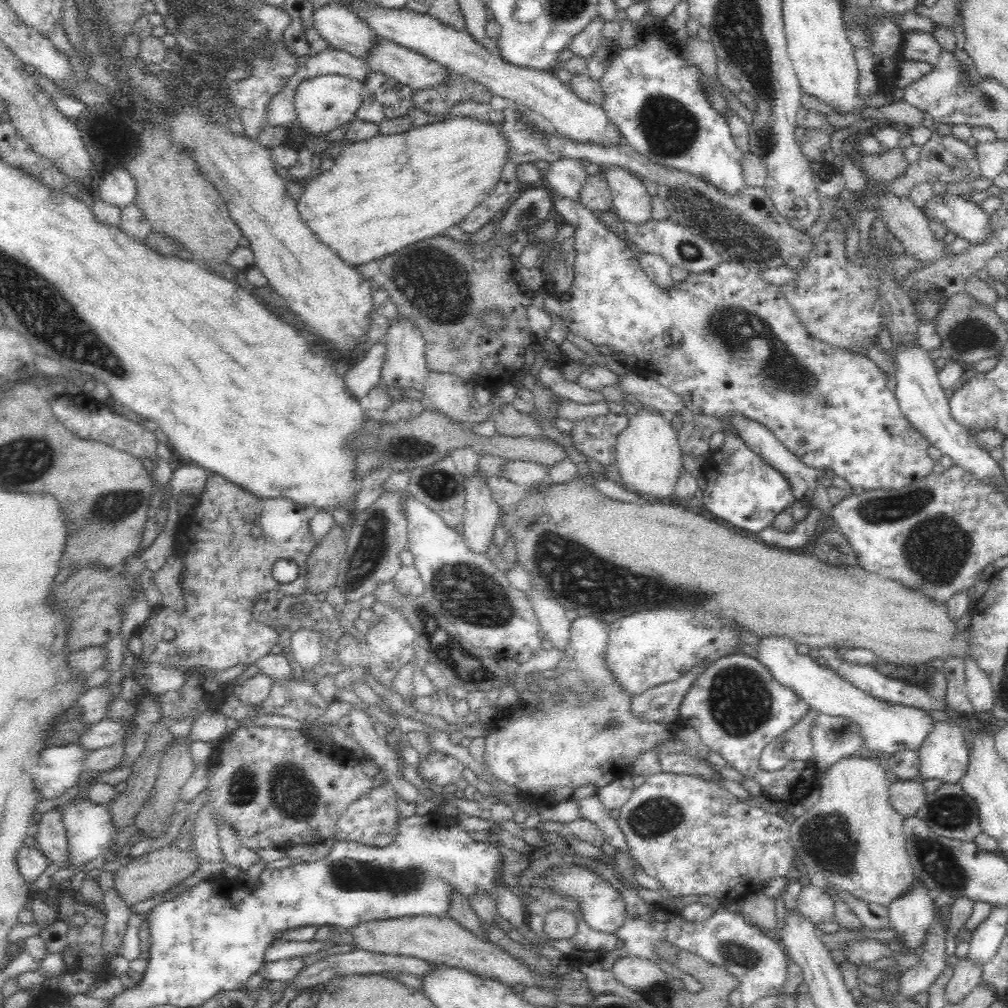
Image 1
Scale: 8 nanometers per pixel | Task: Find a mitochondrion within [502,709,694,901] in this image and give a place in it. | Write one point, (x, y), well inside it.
(652, 818)

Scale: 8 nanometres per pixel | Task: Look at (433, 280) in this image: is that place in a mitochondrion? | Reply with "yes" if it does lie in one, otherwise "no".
yes

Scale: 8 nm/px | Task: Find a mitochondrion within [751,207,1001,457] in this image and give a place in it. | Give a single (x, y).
(970, 333)

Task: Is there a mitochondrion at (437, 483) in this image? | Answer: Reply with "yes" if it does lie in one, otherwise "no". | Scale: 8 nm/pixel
yes

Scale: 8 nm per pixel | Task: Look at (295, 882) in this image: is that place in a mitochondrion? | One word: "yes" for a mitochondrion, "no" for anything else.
no

